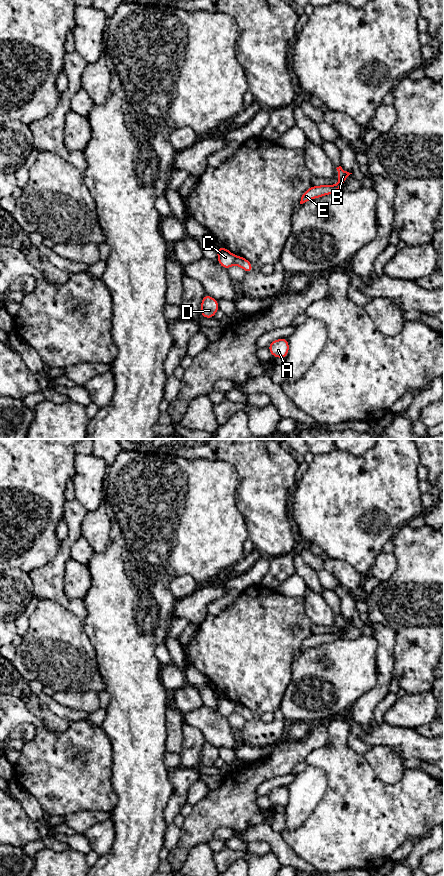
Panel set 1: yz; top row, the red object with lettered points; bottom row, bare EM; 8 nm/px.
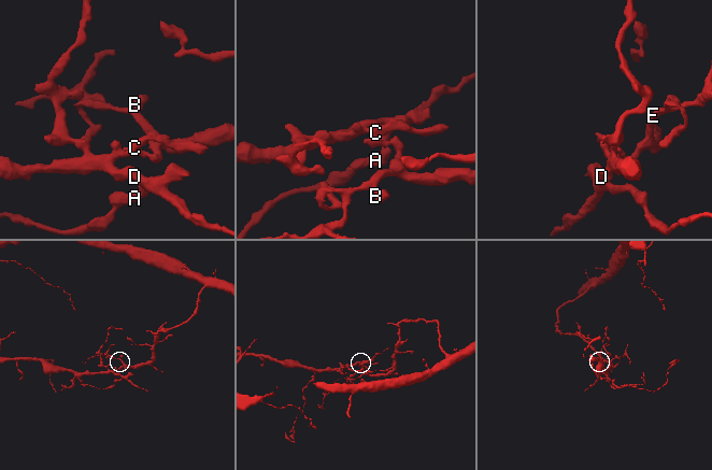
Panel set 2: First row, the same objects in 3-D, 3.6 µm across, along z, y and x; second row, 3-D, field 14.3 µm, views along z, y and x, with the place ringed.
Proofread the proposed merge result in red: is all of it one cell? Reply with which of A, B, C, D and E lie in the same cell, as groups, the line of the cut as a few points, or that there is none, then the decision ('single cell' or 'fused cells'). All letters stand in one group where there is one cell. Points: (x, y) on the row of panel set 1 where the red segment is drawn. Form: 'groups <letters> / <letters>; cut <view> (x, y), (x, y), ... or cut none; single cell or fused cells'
groups A C D / B E; cut yz (236, 256), (234, 263); fused cells

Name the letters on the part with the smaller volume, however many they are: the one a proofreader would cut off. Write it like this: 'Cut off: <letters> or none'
Cut off: A, C, D

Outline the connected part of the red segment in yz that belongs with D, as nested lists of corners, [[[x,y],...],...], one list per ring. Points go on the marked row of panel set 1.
[[[207,293],[201,301],[200,314],[201,316],[212,319],[215,313],[219,310],[219,303]]]

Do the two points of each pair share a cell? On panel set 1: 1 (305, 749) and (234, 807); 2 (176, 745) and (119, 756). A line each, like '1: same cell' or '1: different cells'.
1: same cell
2: different cells

